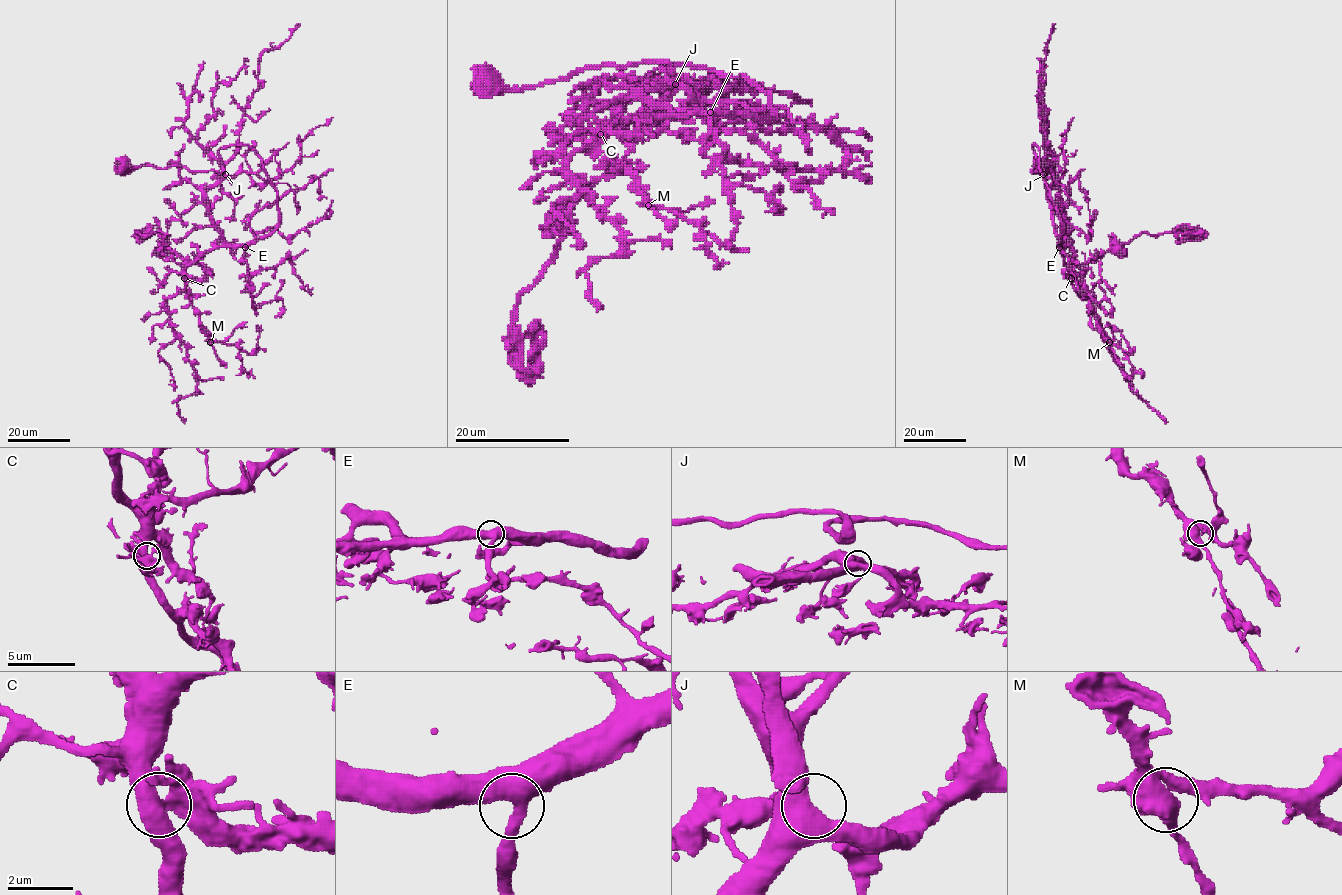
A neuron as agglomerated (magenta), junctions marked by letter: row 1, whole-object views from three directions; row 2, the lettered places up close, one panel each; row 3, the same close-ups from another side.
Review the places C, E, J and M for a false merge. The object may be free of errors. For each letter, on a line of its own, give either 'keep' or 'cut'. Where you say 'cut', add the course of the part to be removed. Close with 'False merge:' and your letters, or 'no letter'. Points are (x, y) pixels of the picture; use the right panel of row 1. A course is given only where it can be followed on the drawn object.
C: cut | (1070, 278), (1075, 264), (1092, 263), (1142, 232), (1180, 233)
E: keep
J: keep
M: keep
False merge: C

